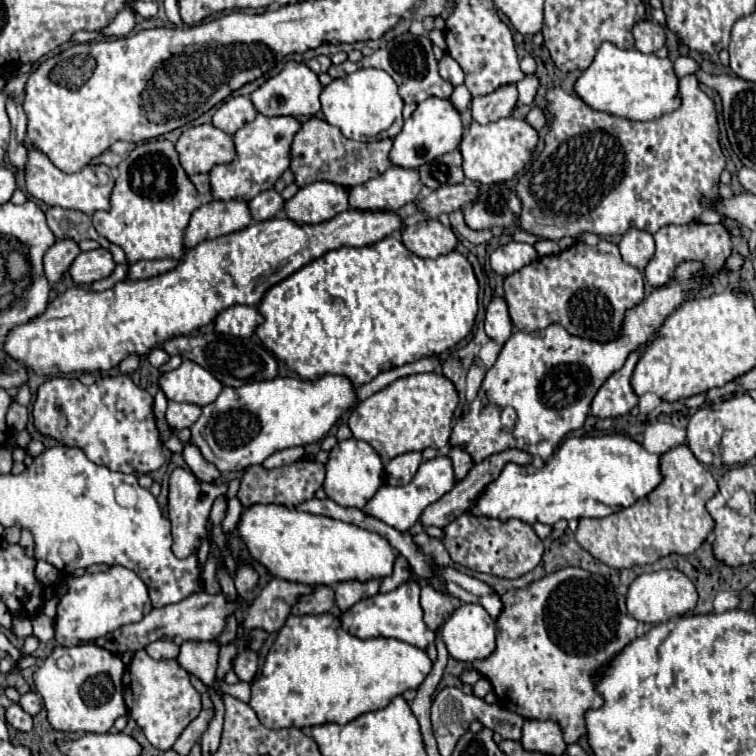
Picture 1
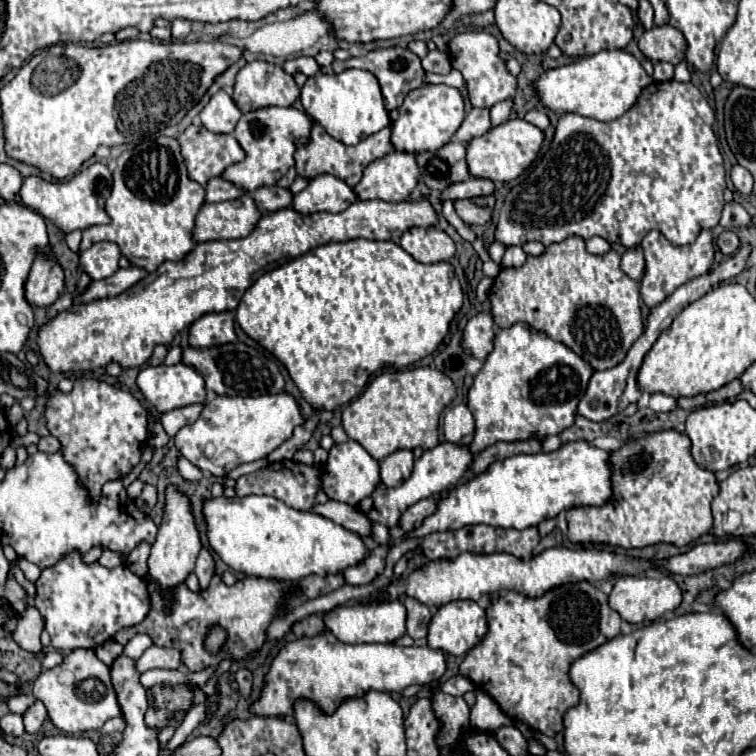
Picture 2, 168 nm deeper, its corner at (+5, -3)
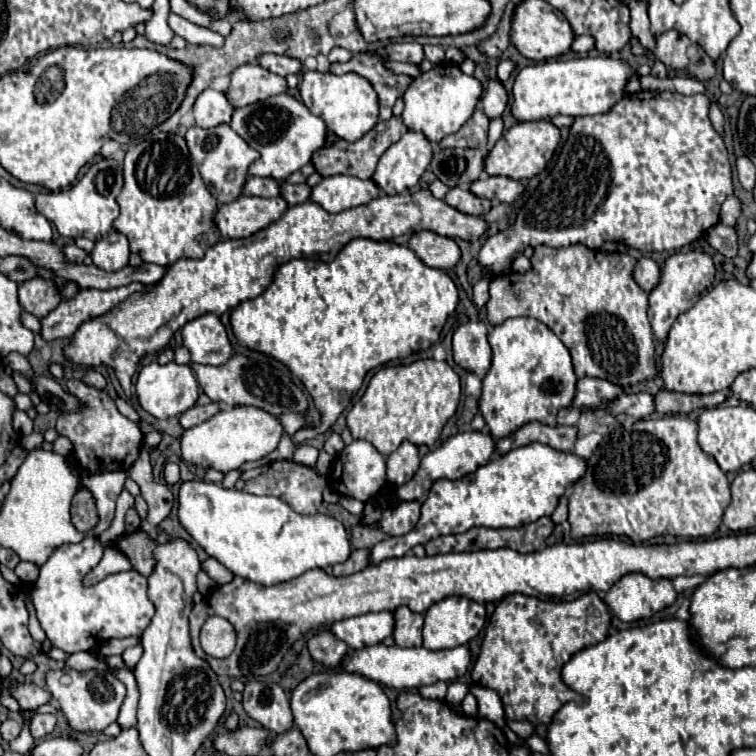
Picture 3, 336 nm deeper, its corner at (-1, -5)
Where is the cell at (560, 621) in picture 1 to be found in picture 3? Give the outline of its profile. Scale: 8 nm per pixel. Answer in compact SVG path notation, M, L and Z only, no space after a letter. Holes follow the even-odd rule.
M588 592L572 602L544 602L524 594L510 594L490 616L472 680L498 692L510 720L550 724L552 716L574 698L574 692L560 678L564 662L584 646L602 642L608 630L610 612L596 592ZM534 618L540 624L534 624Z

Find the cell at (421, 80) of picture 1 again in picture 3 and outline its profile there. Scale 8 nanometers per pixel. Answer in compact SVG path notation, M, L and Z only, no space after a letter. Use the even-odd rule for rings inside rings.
M358 54L346 64L332 64L330 72L332 74L356 72L358 76L366 78L378 94L378 102L380 102L378 118L380 120L392 118L392 106L396 98L400 98L404 90L408 88L408 82L412 82L412 78L406 74L396 76L390 70L386 70L382 64L382 56L370 56L370 54Z

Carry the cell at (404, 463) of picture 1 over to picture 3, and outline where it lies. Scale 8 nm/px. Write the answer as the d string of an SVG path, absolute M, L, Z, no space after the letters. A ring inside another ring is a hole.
M404 440L398 450L394 450L388 458L386 458L386 476L388 476L388 482L394 484L394 486L400 486L404 482L408 482L416 470L420 466L420 456L418 456L418 448Z

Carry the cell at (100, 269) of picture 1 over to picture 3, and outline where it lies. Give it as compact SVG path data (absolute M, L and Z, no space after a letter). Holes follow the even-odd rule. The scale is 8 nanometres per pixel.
M114 230L106 238L96 242L90 256L94 266L98 266L100 270L106 270L106 272L122 270L128 264L128 256L130 256L128 238Z

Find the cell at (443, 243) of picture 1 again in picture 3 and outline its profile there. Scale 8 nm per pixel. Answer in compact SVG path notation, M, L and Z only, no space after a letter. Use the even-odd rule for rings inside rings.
M416 232L408 244L416 256L430 268L450 270L460 260L460 248L452 238L444 238L436 232Z

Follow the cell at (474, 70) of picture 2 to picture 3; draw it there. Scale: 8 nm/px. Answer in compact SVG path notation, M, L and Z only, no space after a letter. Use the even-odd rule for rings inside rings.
M490 80L488 90L482 96L482 110L488 116L488 120L498 118L504 112L506 102L508 102L508 94L506 94L502 82L500 80Z

